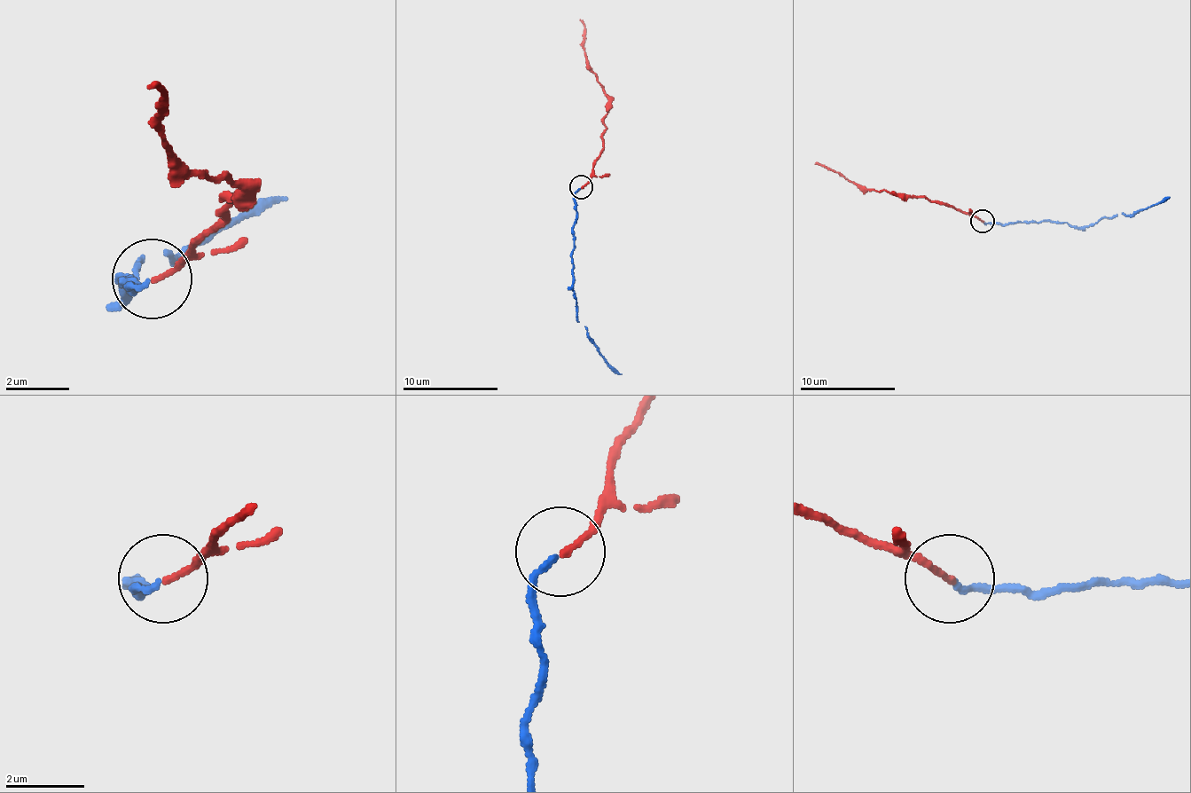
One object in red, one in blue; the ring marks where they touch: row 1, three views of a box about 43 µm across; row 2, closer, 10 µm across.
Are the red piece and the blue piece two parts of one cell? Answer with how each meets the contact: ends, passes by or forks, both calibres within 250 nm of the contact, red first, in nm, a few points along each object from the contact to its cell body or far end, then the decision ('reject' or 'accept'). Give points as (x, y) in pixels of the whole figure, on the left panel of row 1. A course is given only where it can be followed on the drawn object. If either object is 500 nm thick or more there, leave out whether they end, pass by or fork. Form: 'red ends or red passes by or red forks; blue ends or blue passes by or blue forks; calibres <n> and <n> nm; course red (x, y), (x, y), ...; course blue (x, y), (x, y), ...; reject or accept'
red ends; blue ends; calibres 150 and 150 nm; course red (153, 280), (225, 216), (241, 192), (169, 153), (161, 97), (145, 89); course blue (145, 280), (129, 288), (121, 280), (121, 304), (137, 264), (177, 256), (289, 200); accept

